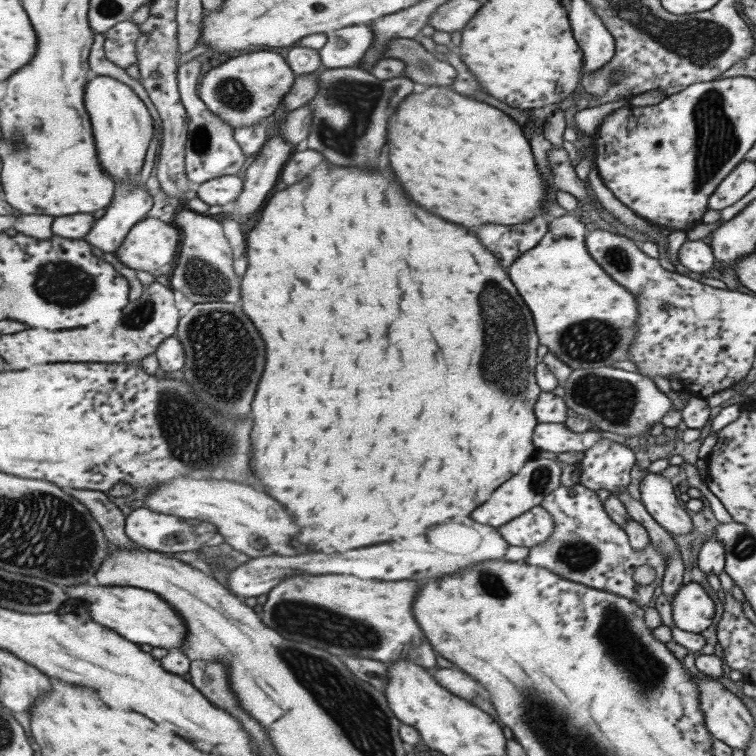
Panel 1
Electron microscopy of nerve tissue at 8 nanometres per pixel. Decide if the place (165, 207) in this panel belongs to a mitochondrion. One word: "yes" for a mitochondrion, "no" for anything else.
no

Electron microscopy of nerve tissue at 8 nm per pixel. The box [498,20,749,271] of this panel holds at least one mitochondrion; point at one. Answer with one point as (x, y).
(716, 140)

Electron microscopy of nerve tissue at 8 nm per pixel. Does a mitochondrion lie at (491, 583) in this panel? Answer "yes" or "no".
yes

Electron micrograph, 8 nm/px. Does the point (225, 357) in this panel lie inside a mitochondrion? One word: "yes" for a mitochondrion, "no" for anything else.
yes

